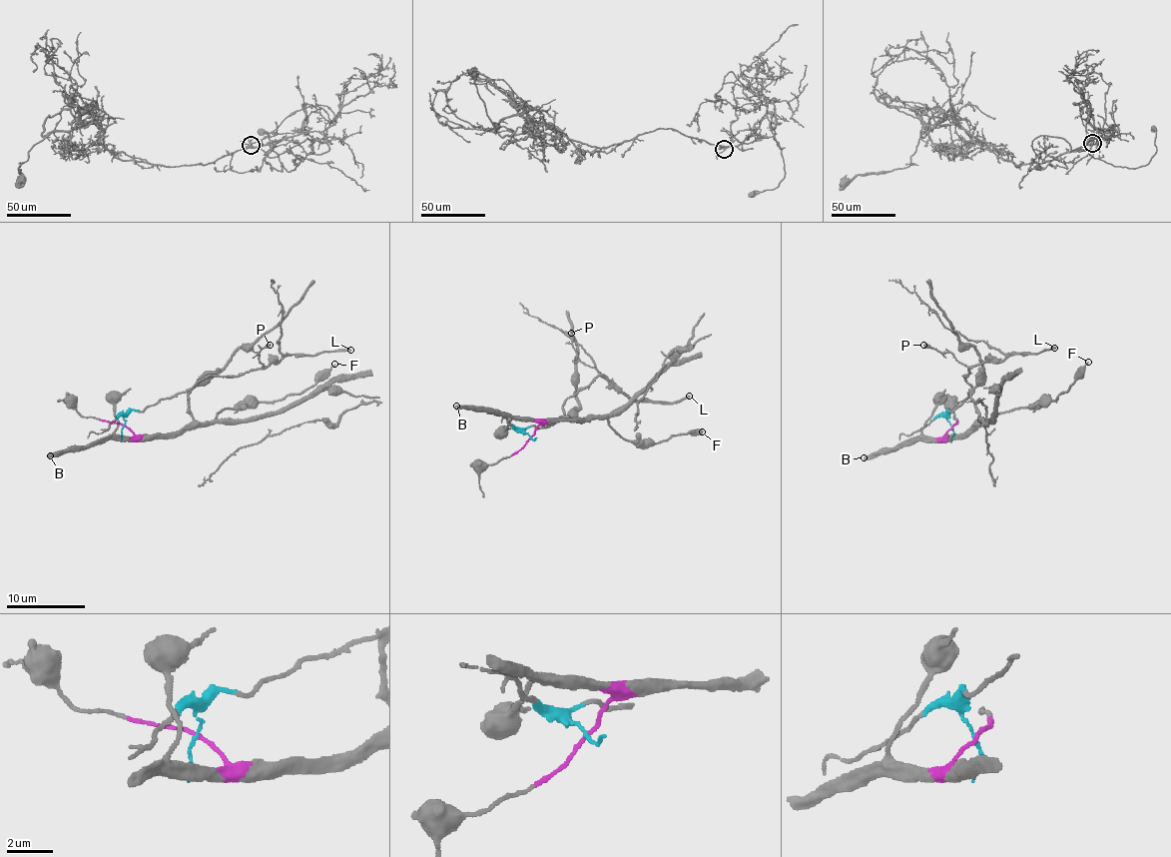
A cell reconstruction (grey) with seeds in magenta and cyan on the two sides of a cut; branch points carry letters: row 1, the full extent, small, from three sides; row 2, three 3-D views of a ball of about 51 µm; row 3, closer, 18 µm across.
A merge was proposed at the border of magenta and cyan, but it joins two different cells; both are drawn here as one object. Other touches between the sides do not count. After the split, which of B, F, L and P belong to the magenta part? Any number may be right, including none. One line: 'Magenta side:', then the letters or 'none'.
Magenta side: B, F

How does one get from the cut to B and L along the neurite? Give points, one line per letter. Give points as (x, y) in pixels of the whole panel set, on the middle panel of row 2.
B: (529, 437), (535, 433), (536, 422), (504, 418), (489, 409), (456, 405)
L: (529, 437), (525, 428), (556, 424), (567, 401), (598, 376), (607, 376), (633, 400), (681, 402), (689, 396)

